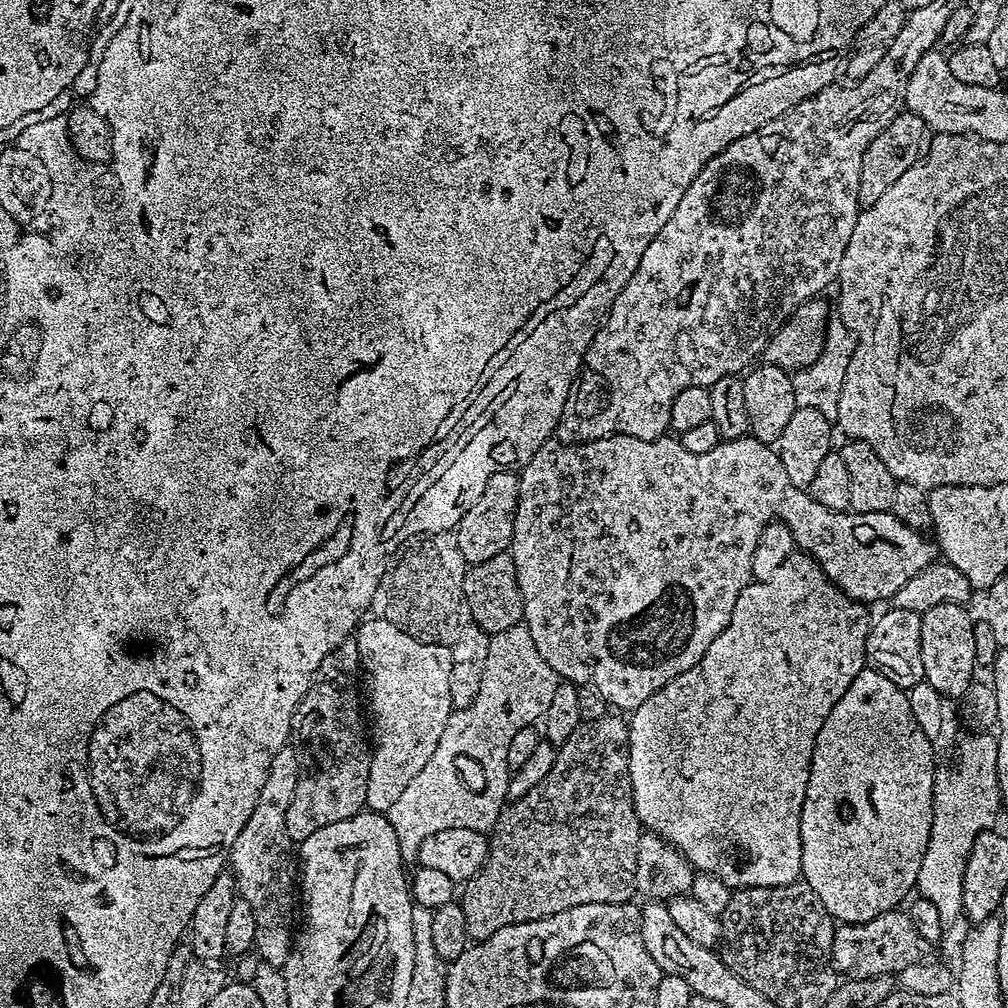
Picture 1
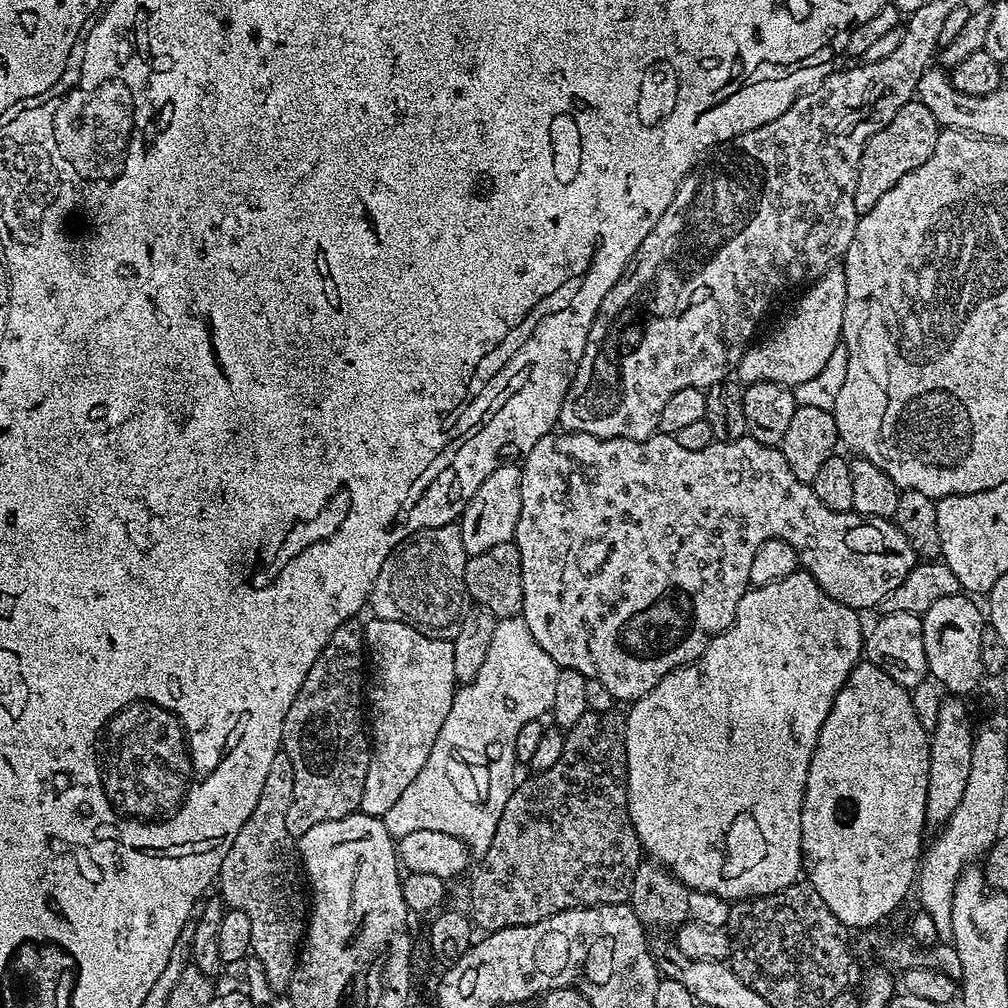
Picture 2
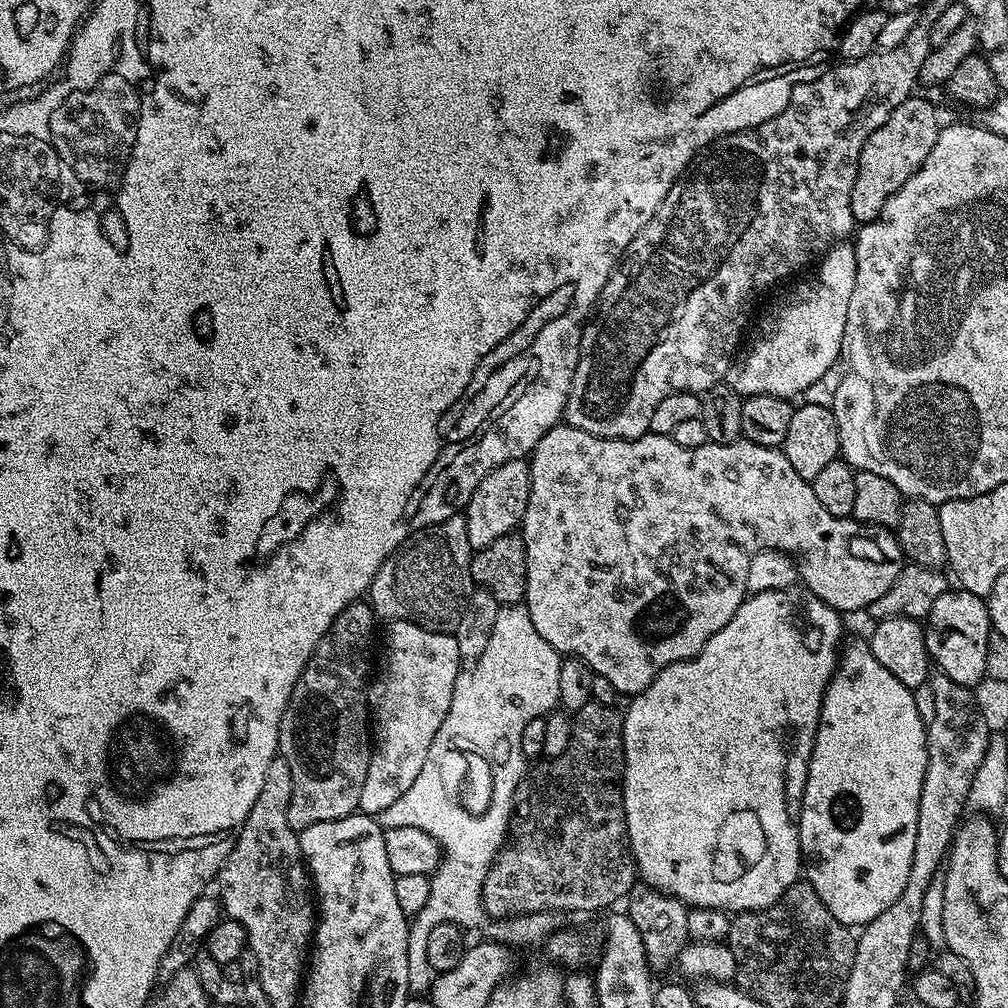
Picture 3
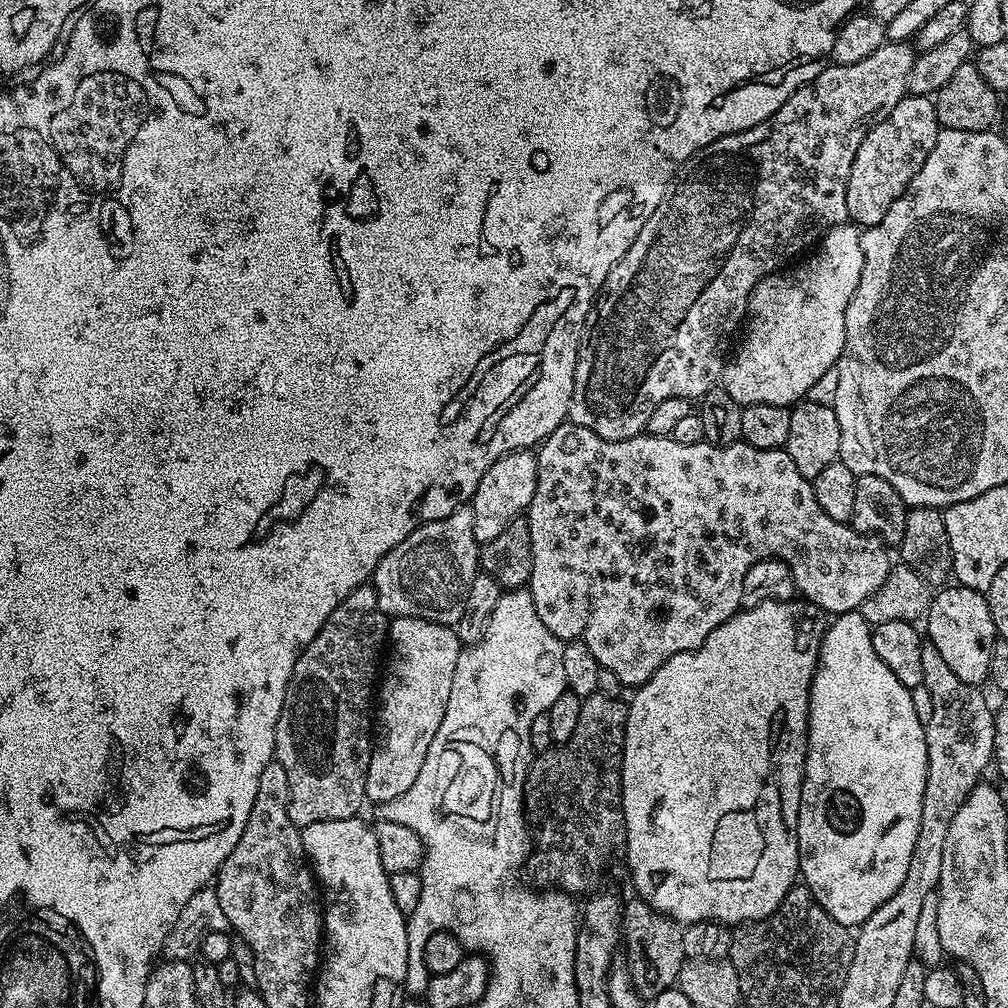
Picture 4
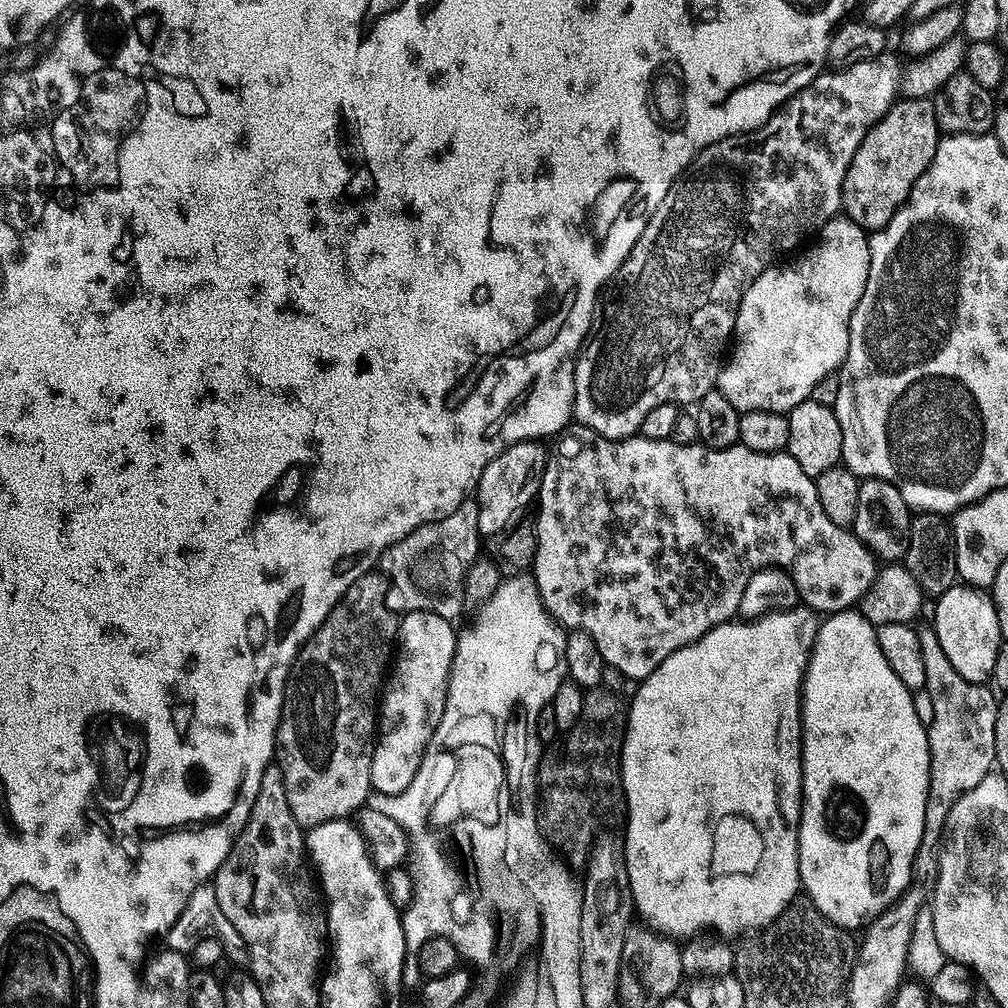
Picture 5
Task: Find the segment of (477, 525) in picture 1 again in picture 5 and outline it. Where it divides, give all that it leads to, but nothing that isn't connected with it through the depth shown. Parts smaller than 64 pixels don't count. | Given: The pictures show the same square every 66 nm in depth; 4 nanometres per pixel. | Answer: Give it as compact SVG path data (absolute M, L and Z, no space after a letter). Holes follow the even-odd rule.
M523 440L511 444L502 454L498 454L482 470L482 478L476 484L474 499L478 506L478 530L481 537L487 538L498 534L514 514L525 511L528 503L537 499L540 479L544 467L548 464L549 449L543 448L540 440Z

